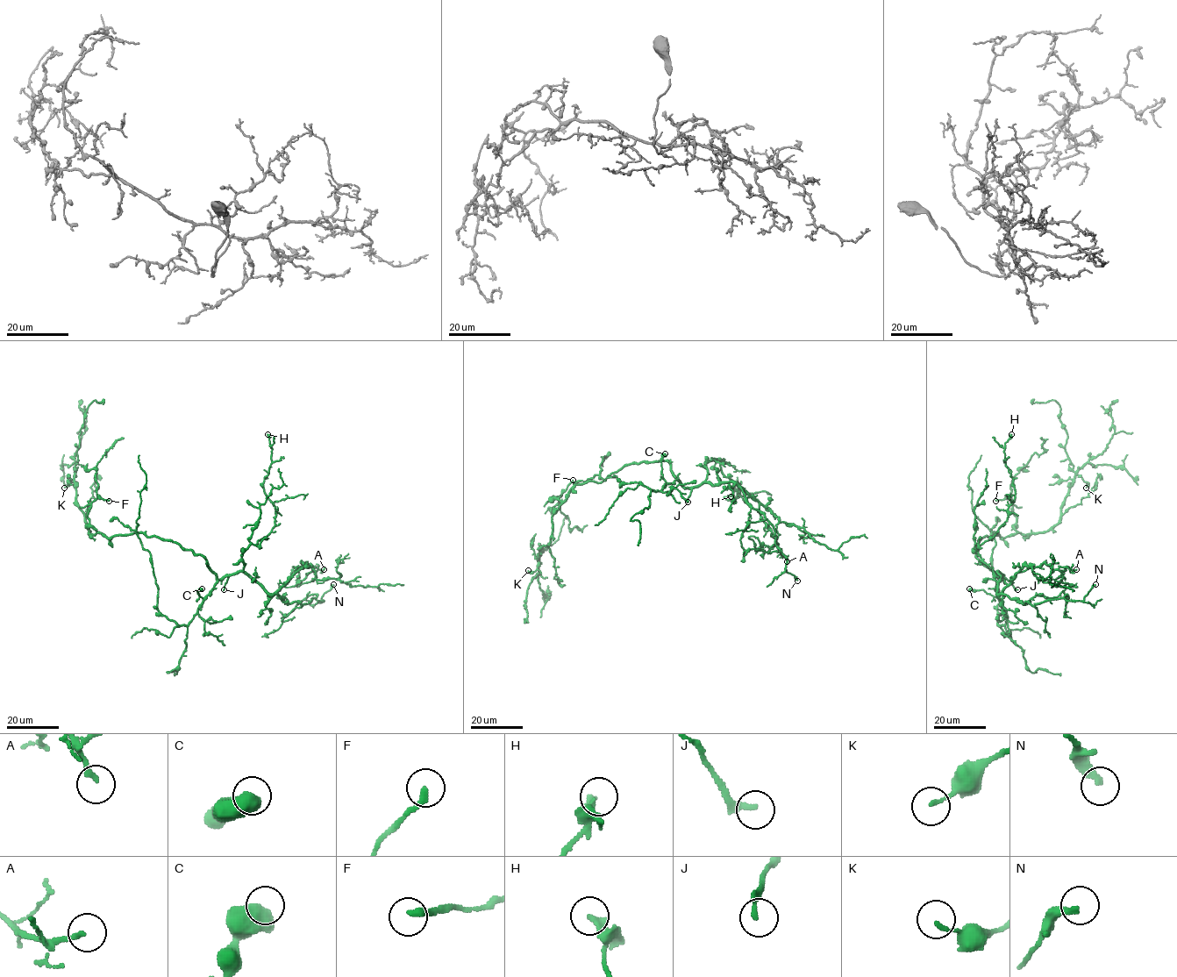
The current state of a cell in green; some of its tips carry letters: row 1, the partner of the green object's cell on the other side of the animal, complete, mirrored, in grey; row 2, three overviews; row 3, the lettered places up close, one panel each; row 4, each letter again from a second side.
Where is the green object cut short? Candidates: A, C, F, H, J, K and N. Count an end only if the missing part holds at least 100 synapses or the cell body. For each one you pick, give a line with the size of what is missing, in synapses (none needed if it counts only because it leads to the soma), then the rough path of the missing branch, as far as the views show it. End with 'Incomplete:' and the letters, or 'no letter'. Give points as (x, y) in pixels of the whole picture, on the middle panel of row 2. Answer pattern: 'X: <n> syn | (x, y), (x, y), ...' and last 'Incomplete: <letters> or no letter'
J: (688, 502), (681, 500), (663, 514), (659, 509), (652, 512), (642, 503), (623, 512), (621, 500), (611, 488)
Incomplete: J

